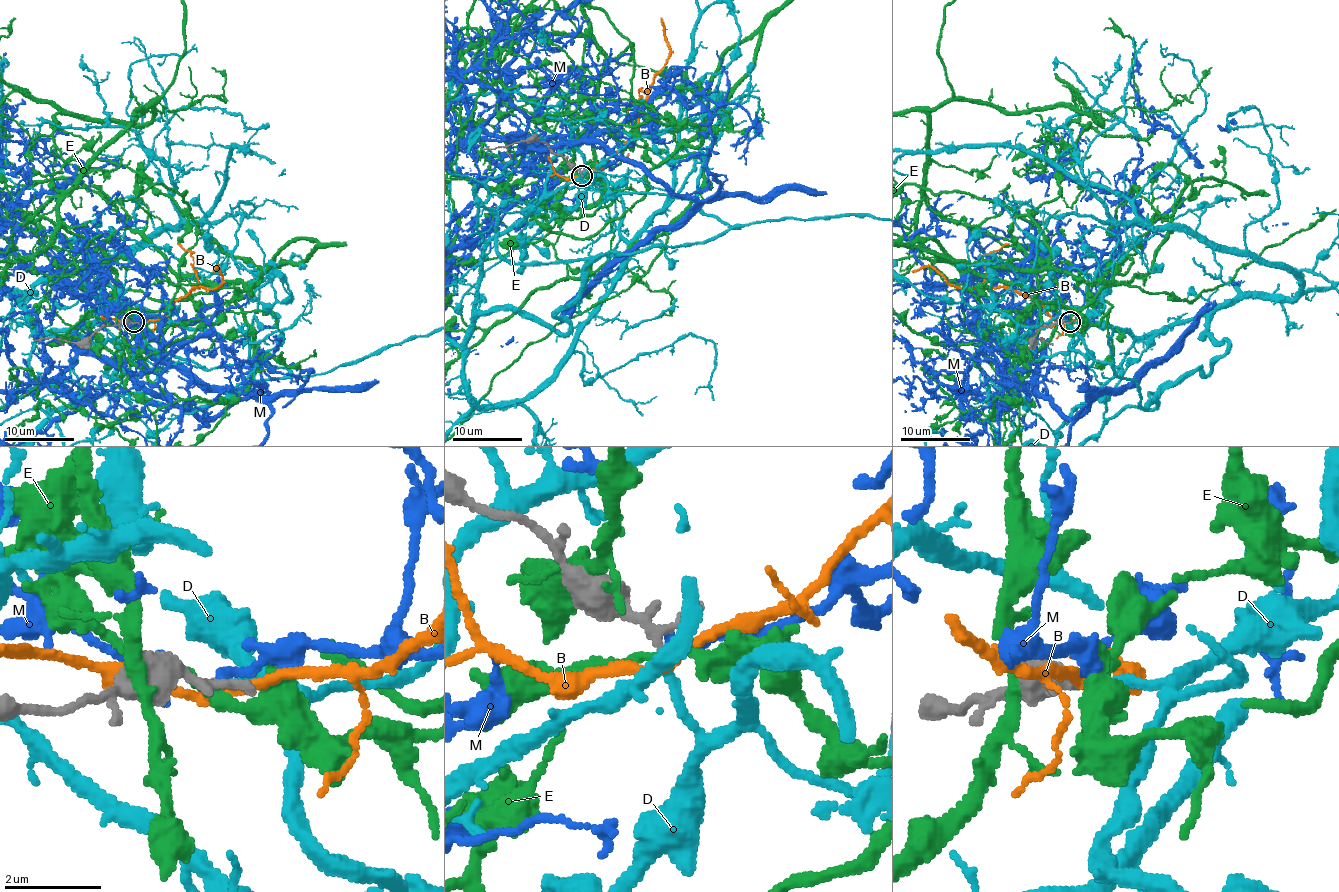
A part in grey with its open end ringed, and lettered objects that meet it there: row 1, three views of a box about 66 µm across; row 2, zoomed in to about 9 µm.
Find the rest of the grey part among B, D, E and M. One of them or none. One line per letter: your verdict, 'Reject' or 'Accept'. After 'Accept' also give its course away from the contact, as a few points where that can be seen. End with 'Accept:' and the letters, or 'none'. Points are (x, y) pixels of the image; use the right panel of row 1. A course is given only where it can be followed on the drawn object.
B: Reject
D: Accept
E: Reject
M: Reject
Accept: D

